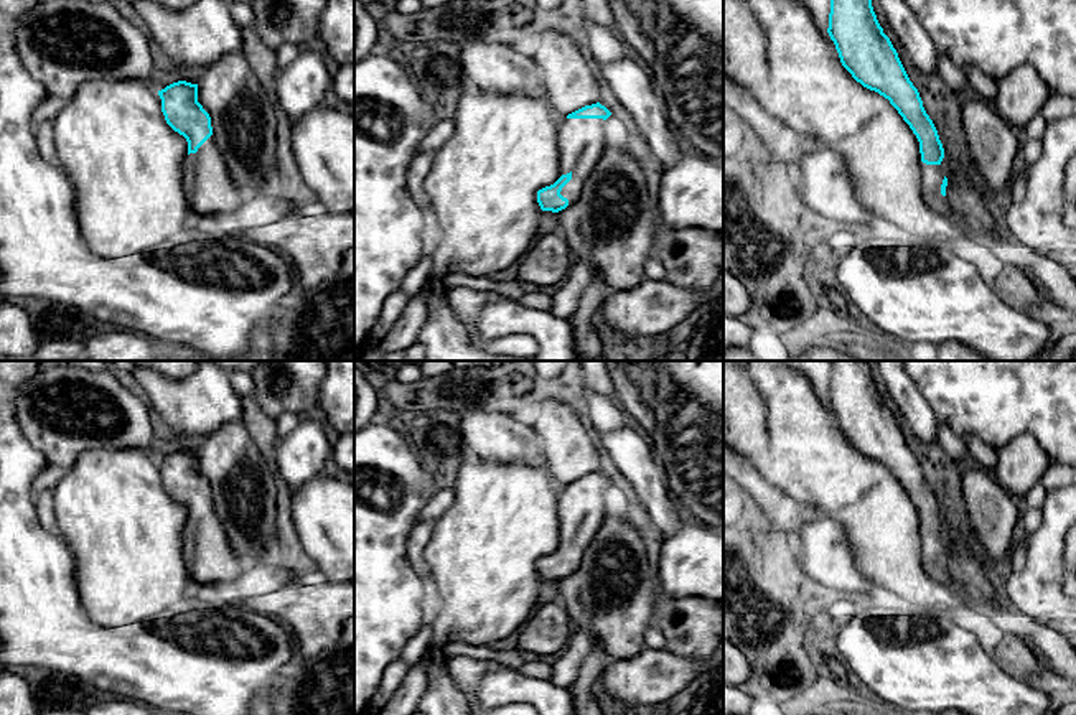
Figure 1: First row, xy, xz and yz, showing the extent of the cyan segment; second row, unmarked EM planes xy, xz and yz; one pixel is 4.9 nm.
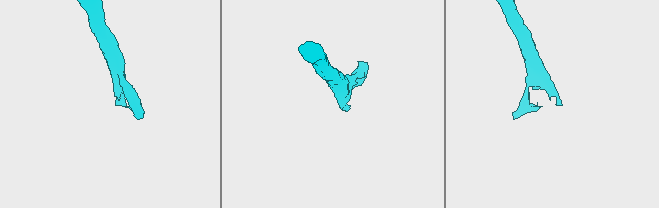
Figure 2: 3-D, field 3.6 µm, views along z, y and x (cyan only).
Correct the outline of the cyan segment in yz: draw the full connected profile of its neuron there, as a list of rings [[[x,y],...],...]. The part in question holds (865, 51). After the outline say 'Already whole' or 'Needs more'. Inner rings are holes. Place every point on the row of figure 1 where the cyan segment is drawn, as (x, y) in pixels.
[[[830,0],[827,33],[852,77],[888,99],[910,125],[919,142],[924,201],[934,211],[947,213],[943,143],[918,89],[877,20],[872,0]]]. Needs more

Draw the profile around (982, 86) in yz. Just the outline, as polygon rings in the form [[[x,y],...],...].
[[[972,66],[964,68],[962,71],[969,79],[972,94],[975,94],[984,102],[995,99],[997,86],[992,77],[985,76],[980,69]]]

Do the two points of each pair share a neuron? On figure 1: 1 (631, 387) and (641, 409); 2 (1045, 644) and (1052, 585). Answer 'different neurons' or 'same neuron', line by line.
1: same neuron
2: different neurons

